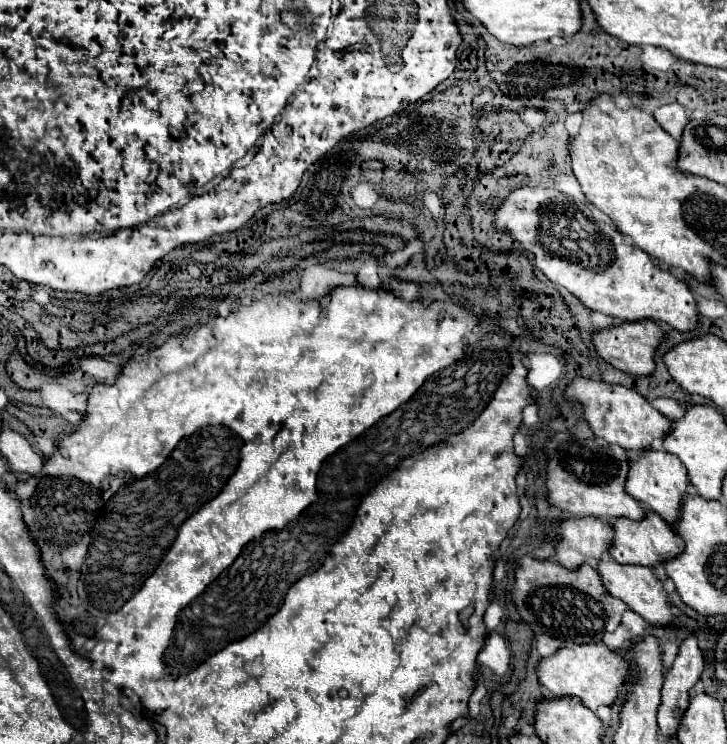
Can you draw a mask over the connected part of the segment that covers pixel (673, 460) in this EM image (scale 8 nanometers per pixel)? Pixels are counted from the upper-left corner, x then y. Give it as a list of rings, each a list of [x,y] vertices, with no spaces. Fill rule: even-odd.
[[[650,449],[650,451],[642,451],[640,461],[630,463],[626,491],[636,501],[640,501],[646,509],[658,513],[668,523],[676,523],[676,519],[680,517],[682,501],[688,495],[688,489],[690,489],[690,479],[688,479],[686,467],[680,463],[678,457],[674,457],[670,453]]]

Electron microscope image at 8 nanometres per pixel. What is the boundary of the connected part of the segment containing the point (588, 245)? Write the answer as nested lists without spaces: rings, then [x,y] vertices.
[[[522,187],[510,193],[504,205],[496,211],[496,229],[510,233],[516,241],[520,241],[532,255],[534,263],[542,269],[542,273],[556,285],[566,287],[574,293],[588,309],[600,311],[604,315],[622,319],[622,321],[640,321],[652,319],[662,321],[674,327],[676,331],[694,331],[698,327],[698,309],[696,299],[688,285],[682,279],[676,279],[670,271],[660,269],[650,255],[642,253],[642,249],[624,241],[622,233],[614,227],[608,217],[588,215],[586,205],[578,205],[572,197],[556,191],[556,189],[542,189],[542,187]]]

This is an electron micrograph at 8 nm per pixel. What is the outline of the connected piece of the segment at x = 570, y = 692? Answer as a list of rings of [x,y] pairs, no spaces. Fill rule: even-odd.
[[[604,643],[562,647],[556,655],[542,659],[538,667],[538,679],[548,691],[552,691],[556,697],[578,697],[592,711],[596,711],[600,705],[614,705],[622,697],[622,685],[630,677],[630,661],[608,649]]]

